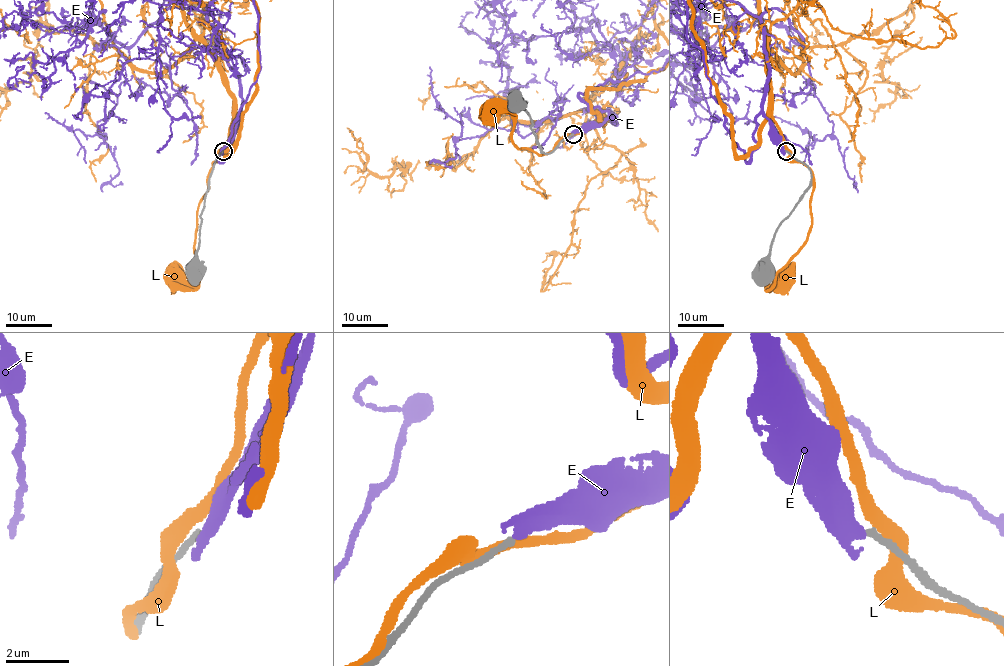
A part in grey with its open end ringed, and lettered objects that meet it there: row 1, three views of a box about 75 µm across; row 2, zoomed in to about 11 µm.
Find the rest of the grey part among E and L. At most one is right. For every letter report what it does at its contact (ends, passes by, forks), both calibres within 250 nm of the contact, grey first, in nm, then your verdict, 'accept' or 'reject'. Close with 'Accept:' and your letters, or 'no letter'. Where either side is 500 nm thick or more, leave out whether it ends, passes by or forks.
E: it ends | 240/340 nm | reject
L: it passes by | 280/440 nm | reject
Accept: no letter

